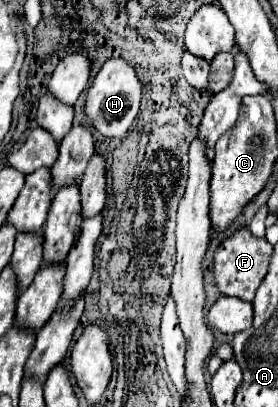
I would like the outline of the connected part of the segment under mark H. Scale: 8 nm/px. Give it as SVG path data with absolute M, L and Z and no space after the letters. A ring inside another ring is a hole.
M108 59L102 69L98 71L96 79L92 81L88 89L88 99L86 99L86 119L90 125L100 131L104 137L114 137L122 139L128 129L132 127L138 109L140 109L140 99L142 99L142 83L136 77L136 71L132 65L126 63L126 59Z

